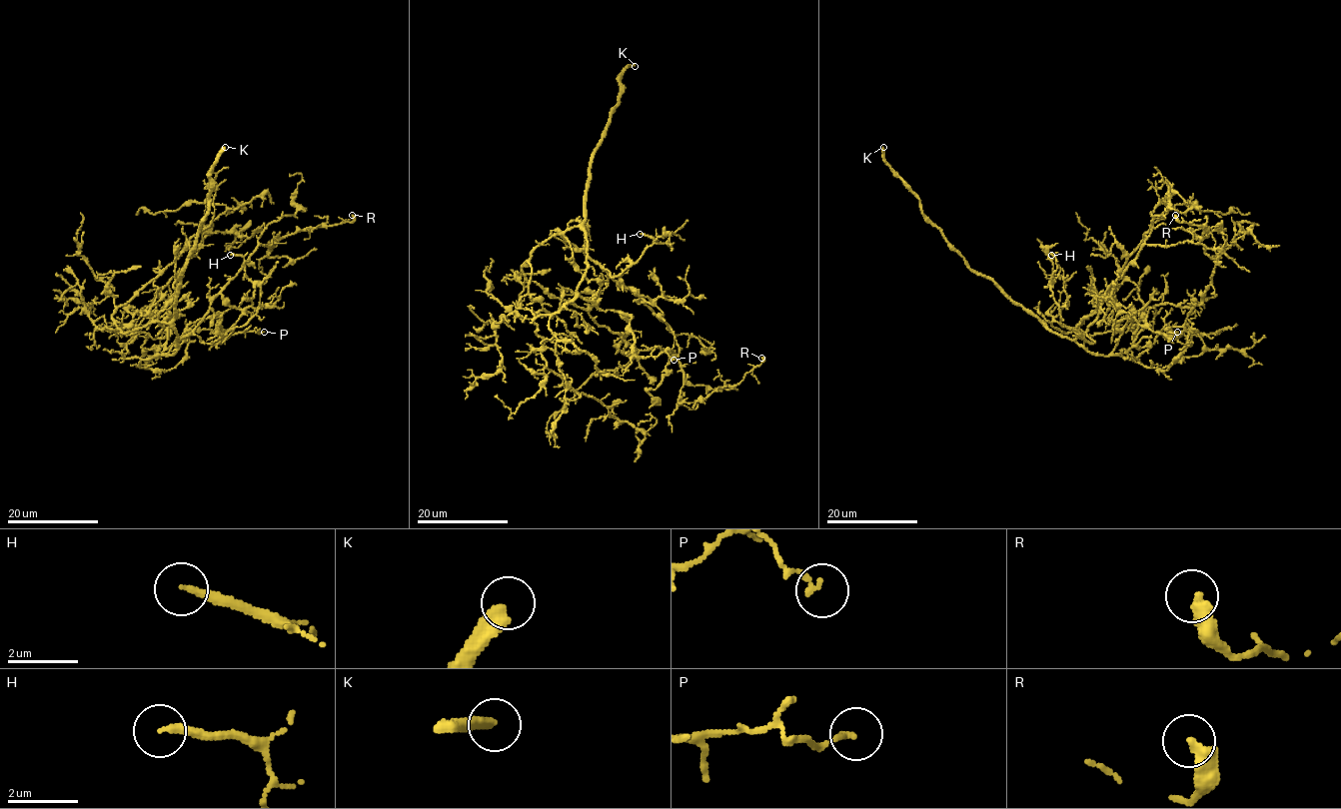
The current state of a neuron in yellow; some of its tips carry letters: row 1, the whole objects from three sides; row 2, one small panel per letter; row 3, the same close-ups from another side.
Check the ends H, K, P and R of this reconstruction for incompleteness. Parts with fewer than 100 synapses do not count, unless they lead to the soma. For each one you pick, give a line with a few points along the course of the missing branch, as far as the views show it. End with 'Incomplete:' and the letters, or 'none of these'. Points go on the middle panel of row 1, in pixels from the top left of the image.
K: (635, 66), (654, 62), (673, 48), (693, 45), (700, 37), (710, 36), (713, 30), (720, 31), (761, 67)
Incomplete: K

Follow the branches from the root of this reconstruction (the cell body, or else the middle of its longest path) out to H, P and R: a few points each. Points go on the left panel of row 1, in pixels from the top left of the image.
H: (169, 325), (178, 340), (196, 335), (213, 343), (256, 313), (261, 289), (245, 276), (244, 258), (230, 255)
P: (169, 325), (177, 333), (177, 350), (167, 356), (187, 326), (204, 318), (220, 317), (228, 335), (264, 332)
R: (169, 325), (178, 340), (188, 336), (259, 244), (269, 247), (299, 231), (352, 223), (352, 215)

